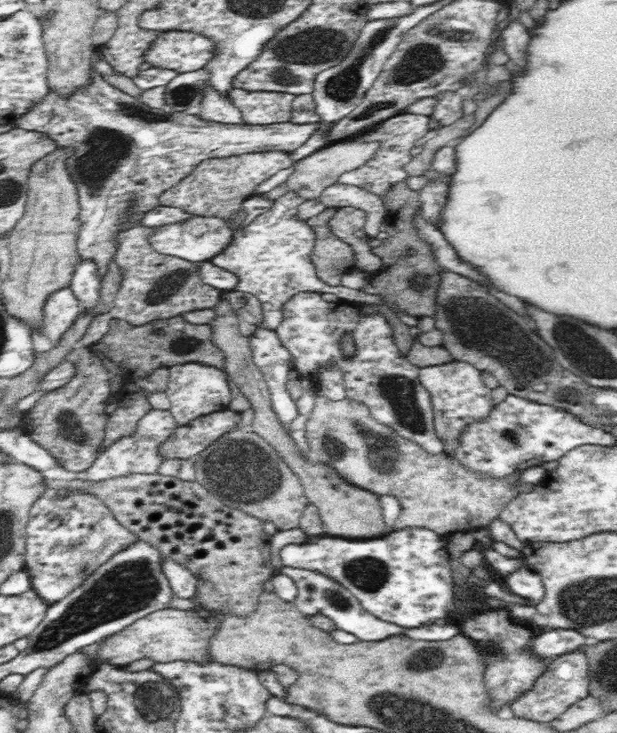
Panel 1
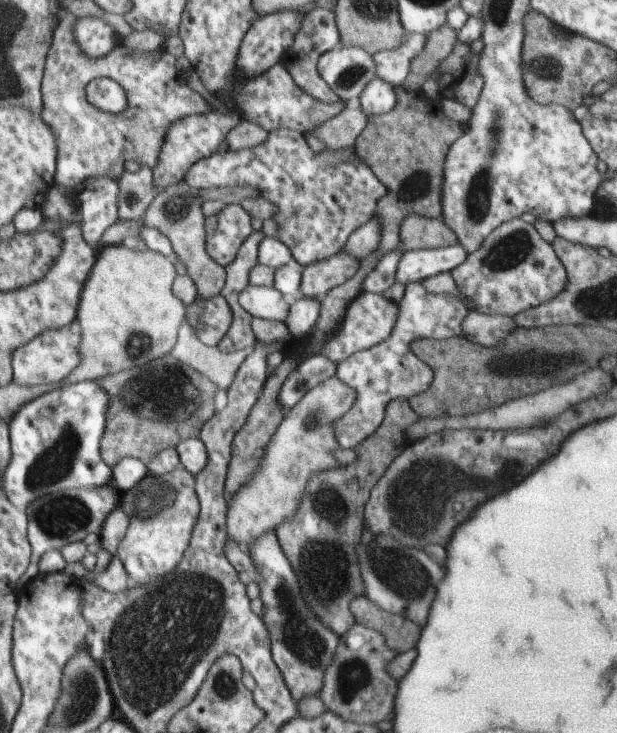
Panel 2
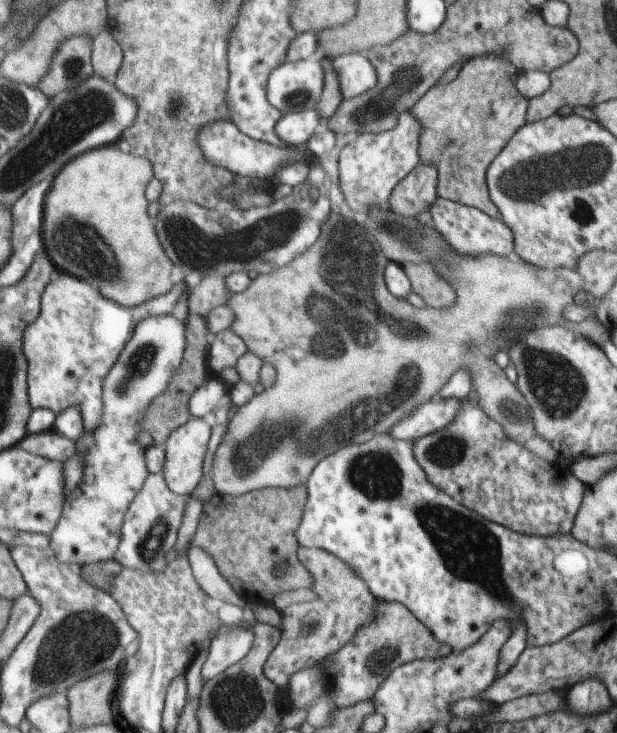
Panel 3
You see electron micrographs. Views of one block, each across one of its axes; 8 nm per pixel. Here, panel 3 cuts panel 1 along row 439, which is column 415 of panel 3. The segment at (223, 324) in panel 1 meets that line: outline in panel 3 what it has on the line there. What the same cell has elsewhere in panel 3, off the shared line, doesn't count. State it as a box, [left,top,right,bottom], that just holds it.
[401,262,455,308]

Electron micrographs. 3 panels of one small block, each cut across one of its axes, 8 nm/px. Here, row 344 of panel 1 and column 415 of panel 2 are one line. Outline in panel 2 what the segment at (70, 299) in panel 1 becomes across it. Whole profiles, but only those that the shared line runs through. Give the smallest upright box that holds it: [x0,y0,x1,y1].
[373,34,427,88]

